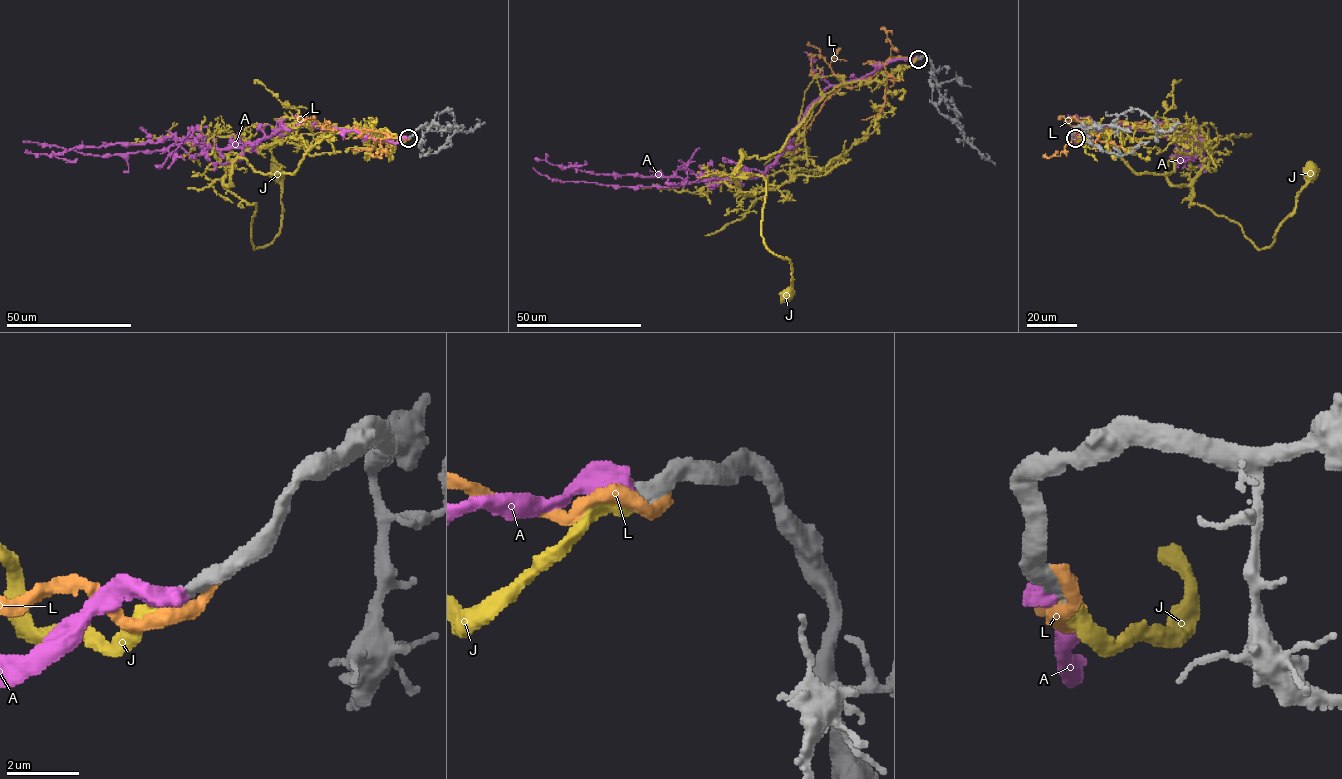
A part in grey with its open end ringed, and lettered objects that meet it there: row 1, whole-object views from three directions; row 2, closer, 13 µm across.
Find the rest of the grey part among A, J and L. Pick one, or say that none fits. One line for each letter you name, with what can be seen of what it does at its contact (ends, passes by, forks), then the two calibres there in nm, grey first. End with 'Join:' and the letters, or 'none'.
J: it ends | 440/500 nm
Join: J

